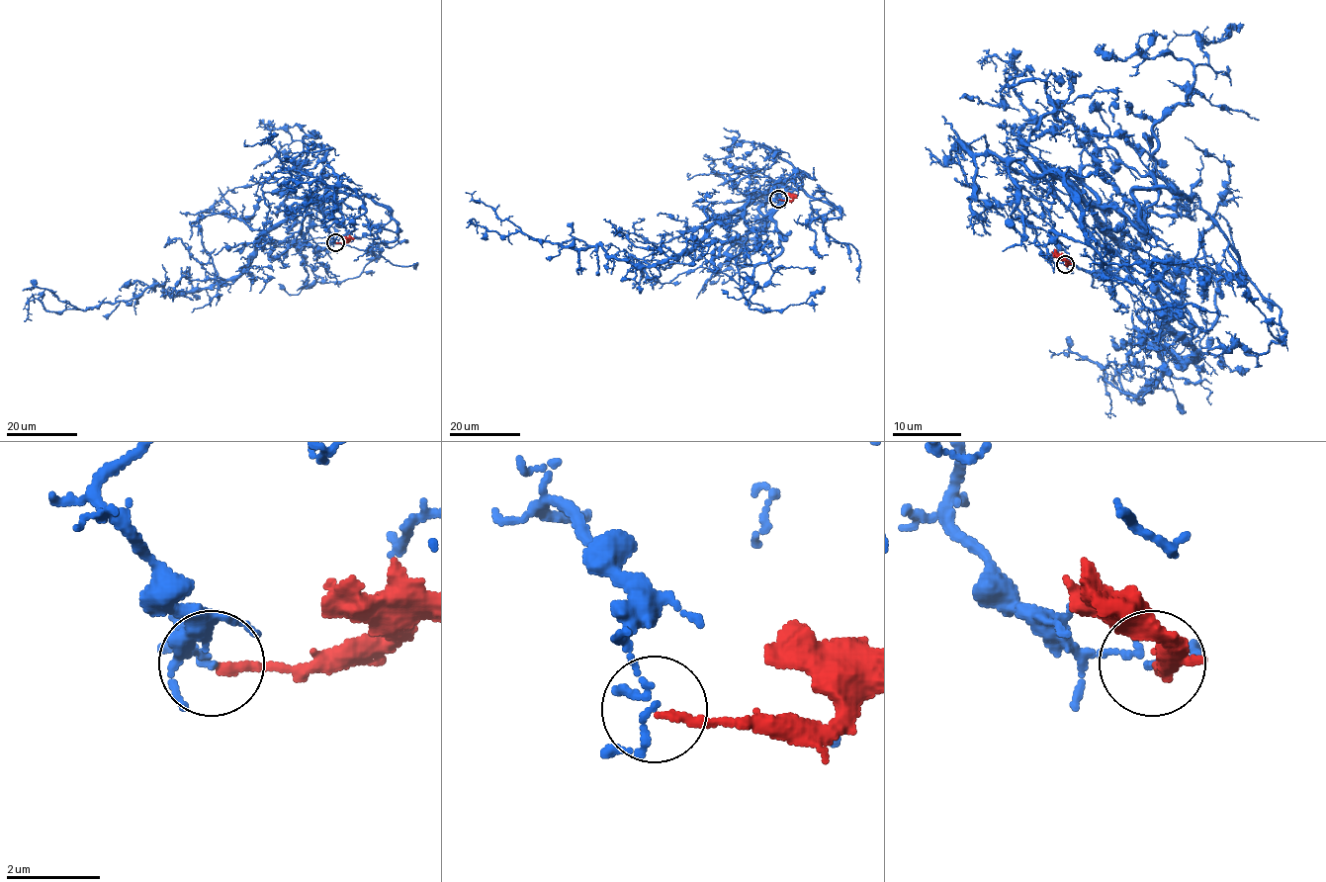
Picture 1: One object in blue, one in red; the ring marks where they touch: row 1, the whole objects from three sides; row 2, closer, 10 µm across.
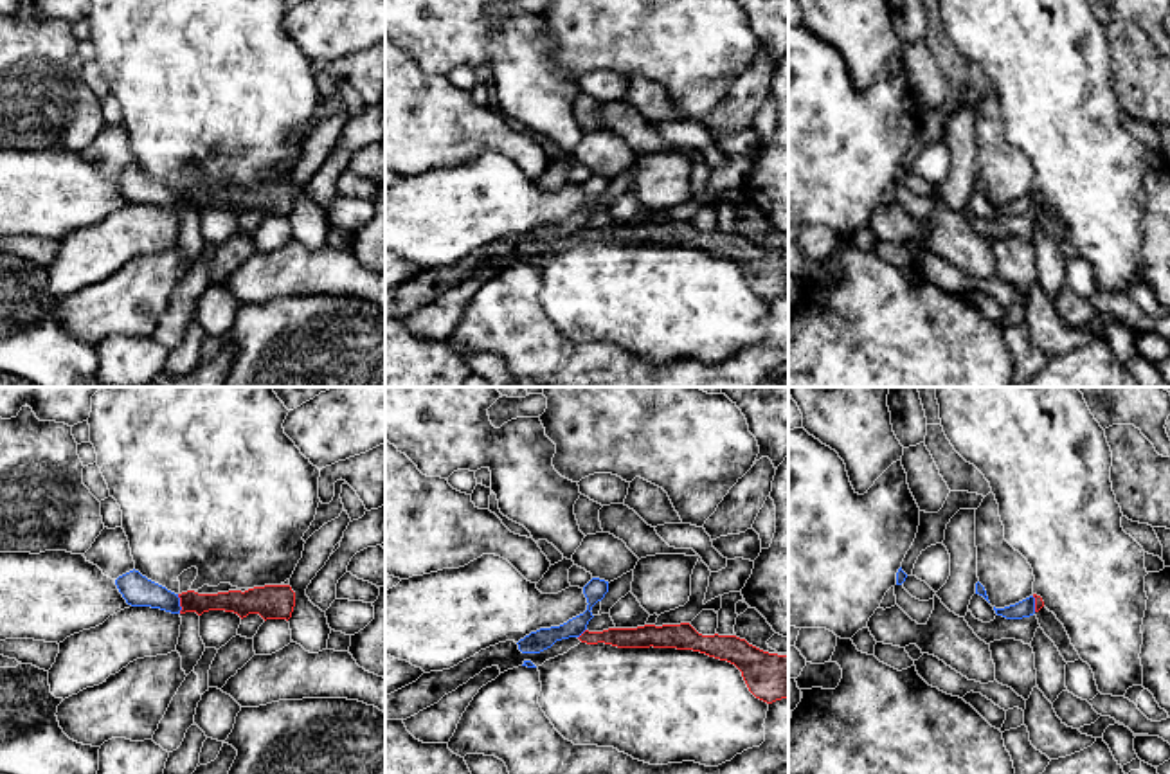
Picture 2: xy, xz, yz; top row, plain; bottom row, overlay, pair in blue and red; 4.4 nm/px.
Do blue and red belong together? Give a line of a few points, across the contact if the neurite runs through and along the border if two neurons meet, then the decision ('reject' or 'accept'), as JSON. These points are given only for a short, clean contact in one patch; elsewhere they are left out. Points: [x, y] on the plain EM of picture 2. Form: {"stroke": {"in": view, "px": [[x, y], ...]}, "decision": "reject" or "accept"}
{"stroke": {"in": "xy", "px": [[177, 191], [180, 209]]}, "decision": "reject"}

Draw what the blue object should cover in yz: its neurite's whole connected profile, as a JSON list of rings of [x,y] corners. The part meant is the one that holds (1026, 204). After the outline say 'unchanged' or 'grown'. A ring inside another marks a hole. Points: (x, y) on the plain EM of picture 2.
[[[1030,193],[1015,202],[1004,203],[1004,205],[995,205],[997,212],[1003,212],[1006,216],[1022,216],[1022,214],[1030,214],[1035,211],[1035,194]]]; unchanged

